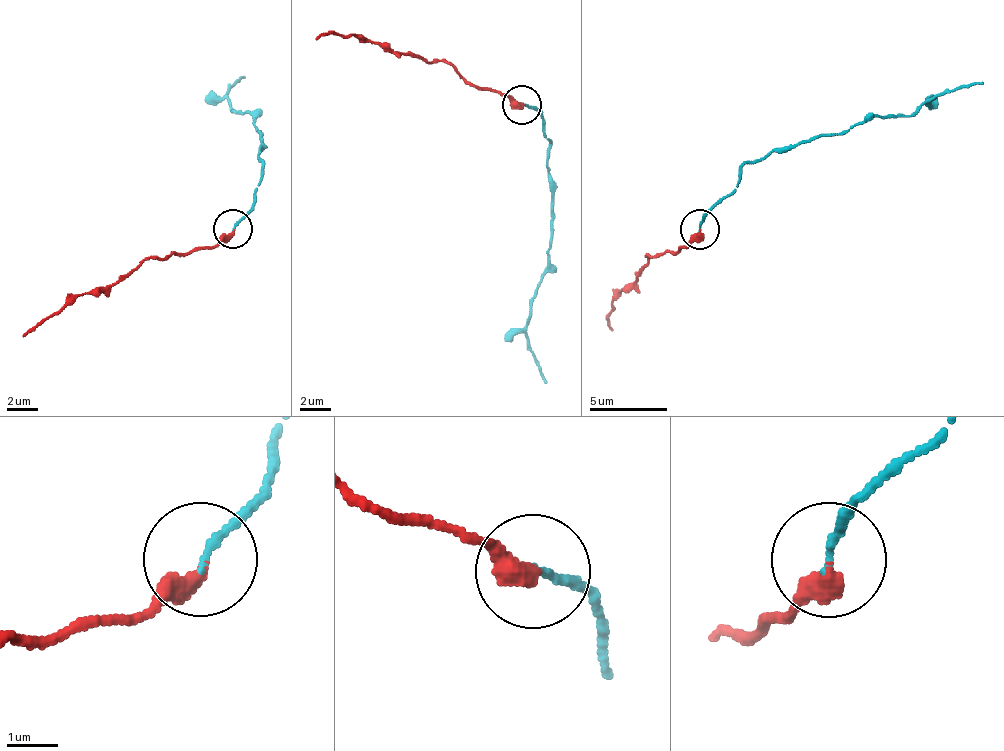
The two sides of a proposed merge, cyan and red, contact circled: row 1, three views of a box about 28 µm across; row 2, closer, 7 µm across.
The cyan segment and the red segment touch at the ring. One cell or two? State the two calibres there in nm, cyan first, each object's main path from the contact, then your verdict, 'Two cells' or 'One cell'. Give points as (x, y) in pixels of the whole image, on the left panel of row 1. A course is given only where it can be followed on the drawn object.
Thickness 140 nm (cyan) against 440 nm. Course of cyan: (231, 228), (253, 204), (263, 165), (257, 127), (247, 111), (232, 111), (226, 98), (245, 78). Course of red: (231, 232), (213, 248), (146, 260), (59, 308), (24, 335). Two cells

